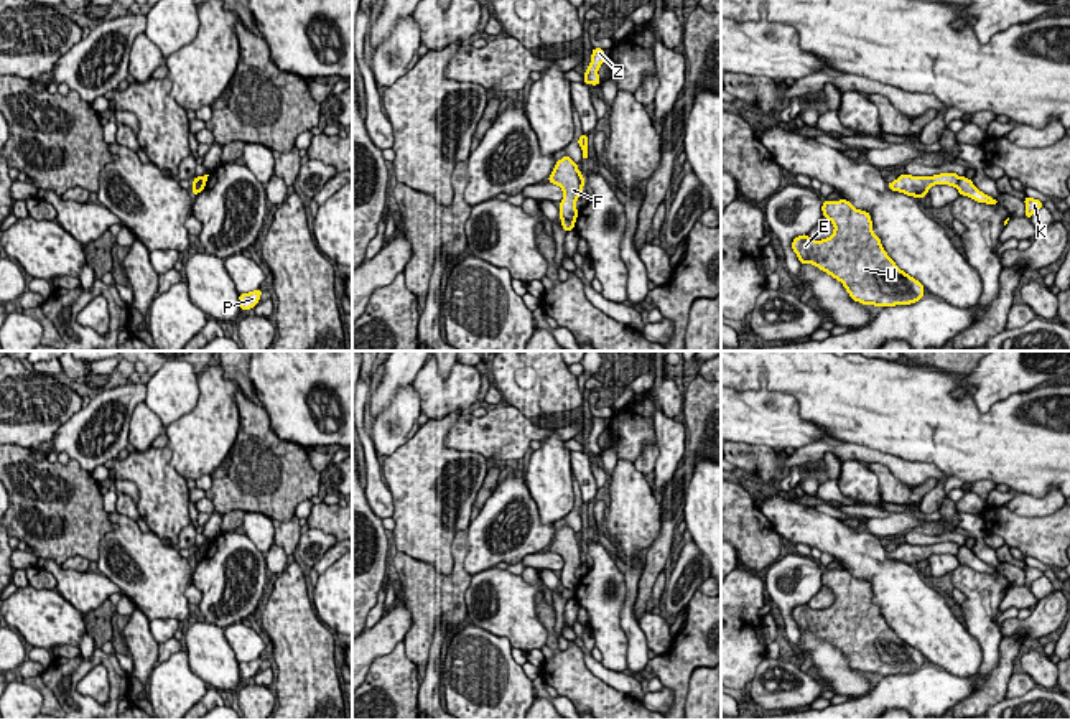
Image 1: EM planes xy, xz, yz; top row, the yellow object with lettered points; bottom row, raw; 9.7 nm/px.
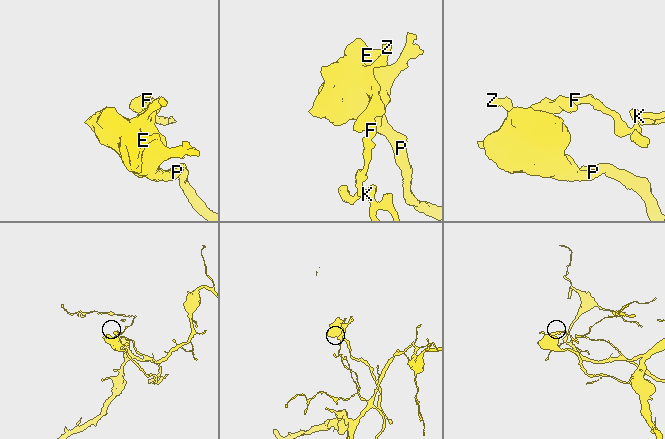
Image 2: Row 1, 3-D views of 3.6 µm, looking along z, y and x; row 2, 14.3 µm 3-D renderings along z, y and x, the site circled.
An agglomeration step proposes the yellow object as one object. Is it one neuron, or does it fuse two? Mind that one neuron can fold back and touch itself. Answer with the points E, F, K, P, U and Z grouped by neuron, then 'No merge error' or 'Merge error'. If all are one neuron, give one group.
Groups: E F P U Z / K. Merge error

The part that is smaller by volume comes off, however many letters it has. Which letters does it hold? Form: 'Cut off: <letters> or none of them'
Cut off: E, F, P, U, Z

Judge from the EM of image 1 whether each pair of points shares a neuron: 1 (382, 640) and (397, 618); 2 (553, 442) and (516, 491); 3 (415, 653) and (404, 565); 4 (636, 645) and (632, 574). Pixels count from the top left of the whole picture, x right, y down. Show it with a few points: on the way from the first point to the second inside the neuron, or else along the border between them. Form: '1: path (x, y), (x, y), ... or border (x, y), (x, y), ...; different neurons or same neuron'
1: path (386, 635), (395, 623); same neuron
2: border (524, 467), (524, 483), (540, 516); different neurons
3: path (420, 631), (420, 587); same neuron
4: path (631, 626), (631, 592); same neuron

